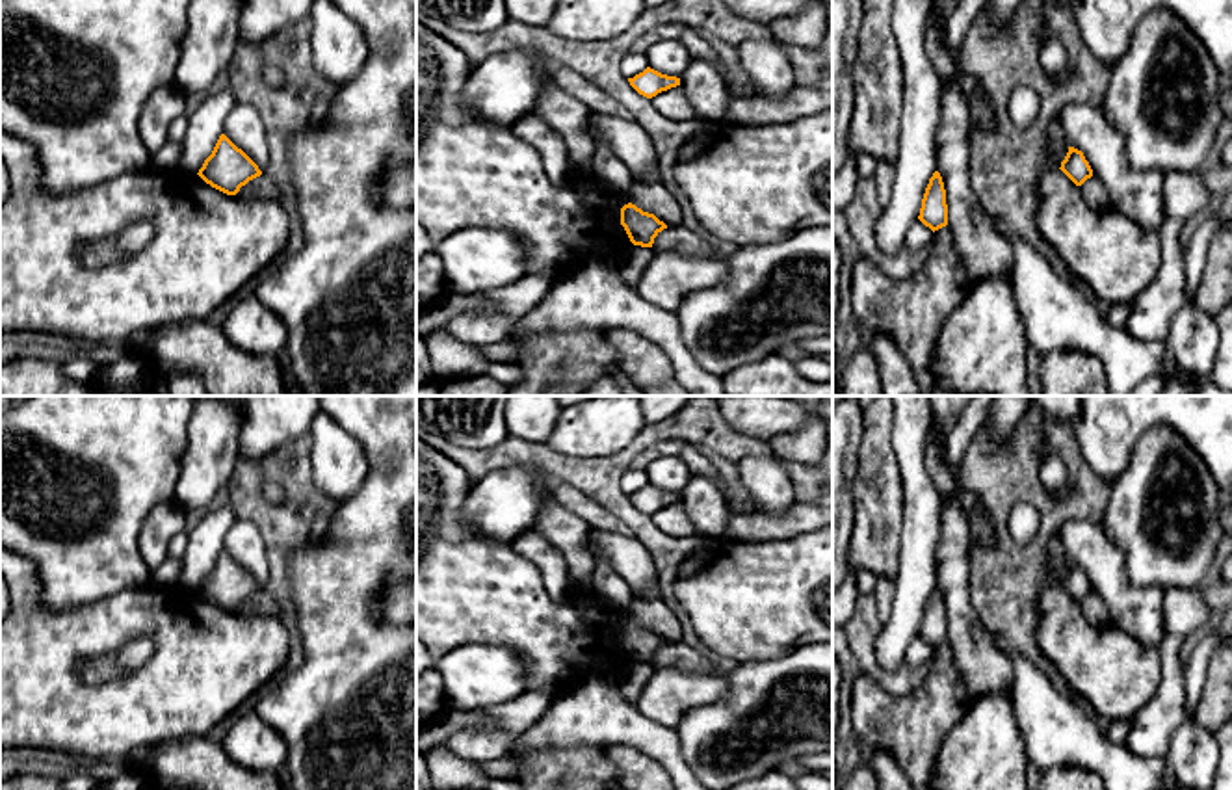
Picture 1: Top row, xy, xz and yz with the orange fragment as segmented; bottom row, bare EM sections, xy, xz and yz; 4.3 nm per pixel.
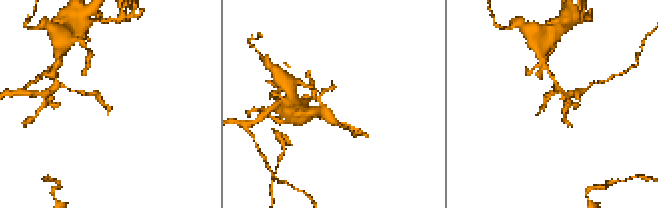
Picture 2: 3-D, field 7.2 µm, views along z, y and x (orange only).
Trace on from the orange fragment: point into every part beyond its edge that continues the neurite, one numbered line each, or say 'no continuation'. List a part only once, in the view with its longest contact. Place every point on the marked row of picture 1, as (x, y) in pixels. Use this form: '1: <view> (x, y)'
no continuation

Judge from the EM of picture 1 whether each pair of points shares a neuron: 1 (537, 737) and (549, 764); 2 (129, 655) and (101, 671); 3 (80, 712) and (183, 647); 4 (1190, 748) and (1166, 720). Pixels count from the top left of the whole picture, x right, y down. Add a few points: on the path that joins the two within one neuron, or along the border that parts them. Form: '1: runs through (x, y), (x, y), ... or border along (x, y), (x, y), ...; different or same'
1: border along (586, 744), (511, 751), (508, 755); different
2: runs through (121, 662), (108, 666); same
3: runs through (106, 712), (117, 712), (157, 673); same
4: border along (1190, 720), (1177, 729), (1164, 755); different

